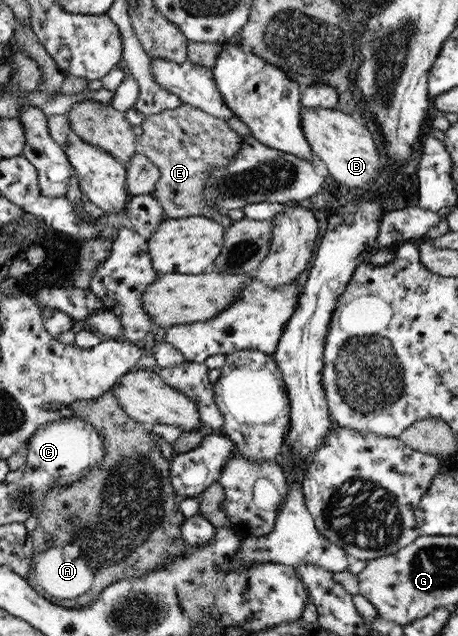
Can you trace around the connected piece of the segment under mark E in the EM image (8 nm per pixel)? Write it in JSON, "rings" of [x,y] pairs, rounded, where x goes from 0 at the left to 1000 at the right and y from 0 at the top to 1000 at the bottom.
{"rings":[[[408,162],[323,179],[308,201],[310,211],[299,219],[299,228],[306,241],[345,266],[347,281],[330,307],[347,318],[360,341],[389,344],[441,338],[474,344],[474,333],[454,327],[434,310],[439,291],[456,266],[493,261],[515,245],[526,215],[498,200],[493,189],[463,184]]]}

